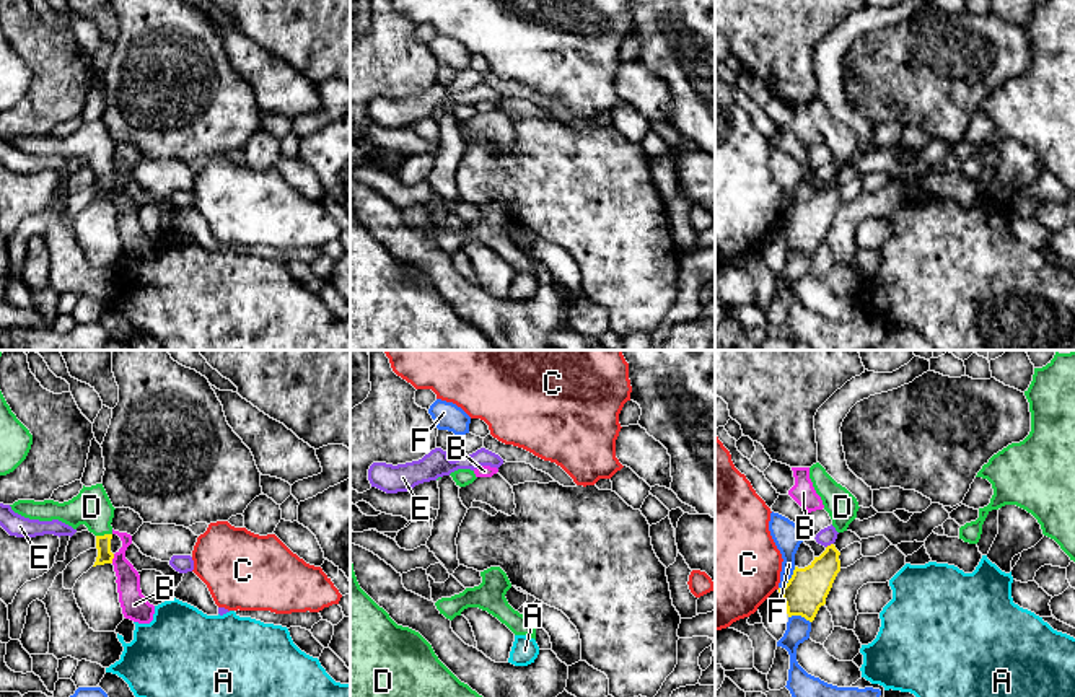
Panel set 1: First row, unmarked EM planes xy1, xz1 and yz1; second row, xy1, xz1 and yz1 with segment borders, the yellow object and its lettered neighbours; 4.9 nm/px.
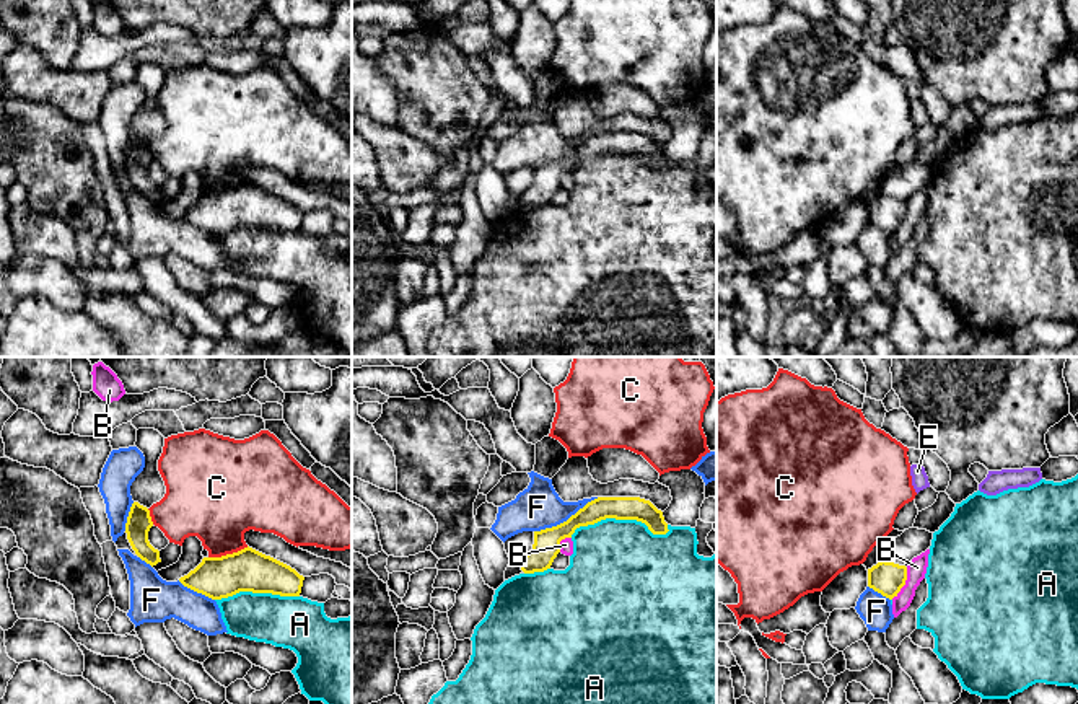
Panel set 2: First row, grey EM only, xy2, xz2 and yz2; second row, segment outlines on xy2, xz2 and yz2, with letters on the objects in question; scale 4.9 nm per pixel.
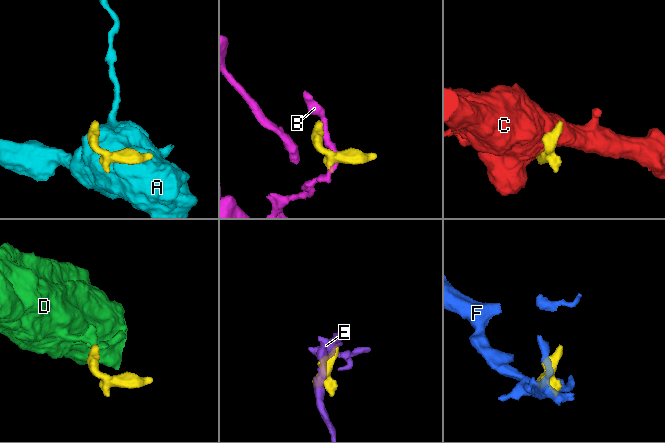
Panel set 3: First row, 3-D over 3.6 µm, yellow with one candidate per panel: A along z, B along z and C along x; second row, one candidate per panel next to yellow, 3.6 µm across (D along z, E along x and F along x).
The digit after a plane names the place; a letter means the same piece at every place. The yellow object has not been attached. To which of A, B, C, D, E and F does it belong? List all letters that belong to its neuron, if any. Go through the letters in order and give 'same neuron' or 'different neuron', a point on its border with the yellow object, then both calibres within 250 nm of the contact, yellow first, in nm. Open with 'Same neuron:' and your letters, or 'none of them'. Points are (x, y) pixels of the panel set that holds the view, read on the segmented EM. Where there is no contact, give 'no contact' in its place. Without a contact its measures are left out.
Same neuron: D
A: different neuron; meets yellow in xz2 at (619, 519); 110 nm thick on the yellow side, 480 nm on the other
B: different neuron; meets yellow in yz2 at (904, 584); 160 nm thick on the yellow side, 100 nm on the other
C: different neuron; meets yellow in xy2 at (228, 554); 200 nm thick on the yellow side, 380 nm on the other
D: same neuron; meets yellow in xy1 at (105, 534); 80 nm thick on the yellow side, 190 nm on the other
E: different neuron; meets yellow in yz1 at (831, 544); 200 nm thick on the yellow side, 90 nm on the other
F: different neuron; meets yellow in xz2 at (567, 520); 130 nm thick on the yellow side, 220 nm on the other

